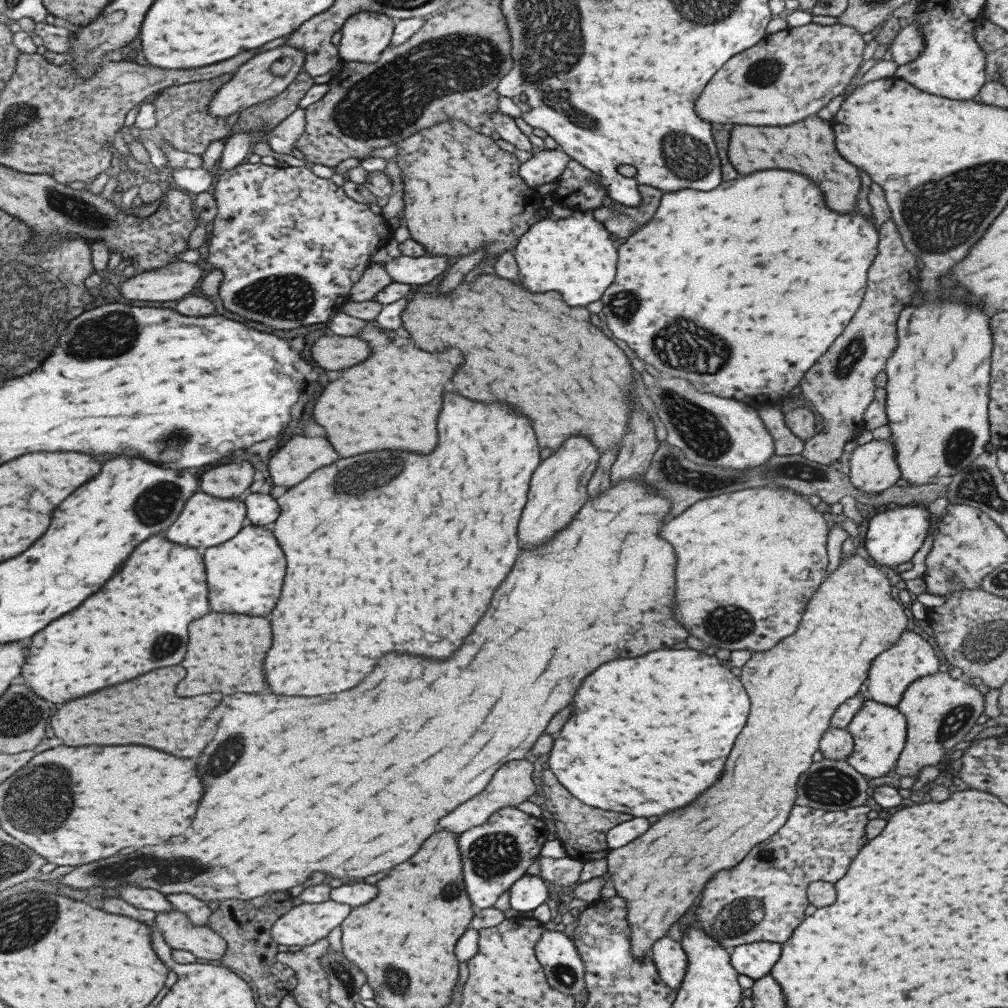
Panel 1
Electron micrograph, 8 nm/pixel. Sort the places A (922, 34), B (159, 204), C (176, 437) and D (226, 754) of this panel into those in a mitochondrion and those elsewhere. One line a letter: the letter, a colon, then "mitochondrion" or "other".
A: other
B: other
C: mitochondrion
D: mitochondrion

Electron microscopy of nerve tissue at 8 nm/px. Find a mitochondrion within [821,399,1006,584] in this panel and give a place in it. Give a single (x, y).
(958, 446)

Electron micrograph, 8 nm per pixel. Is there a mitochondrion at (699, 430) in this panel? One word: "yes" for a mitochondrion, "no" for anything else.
yes

